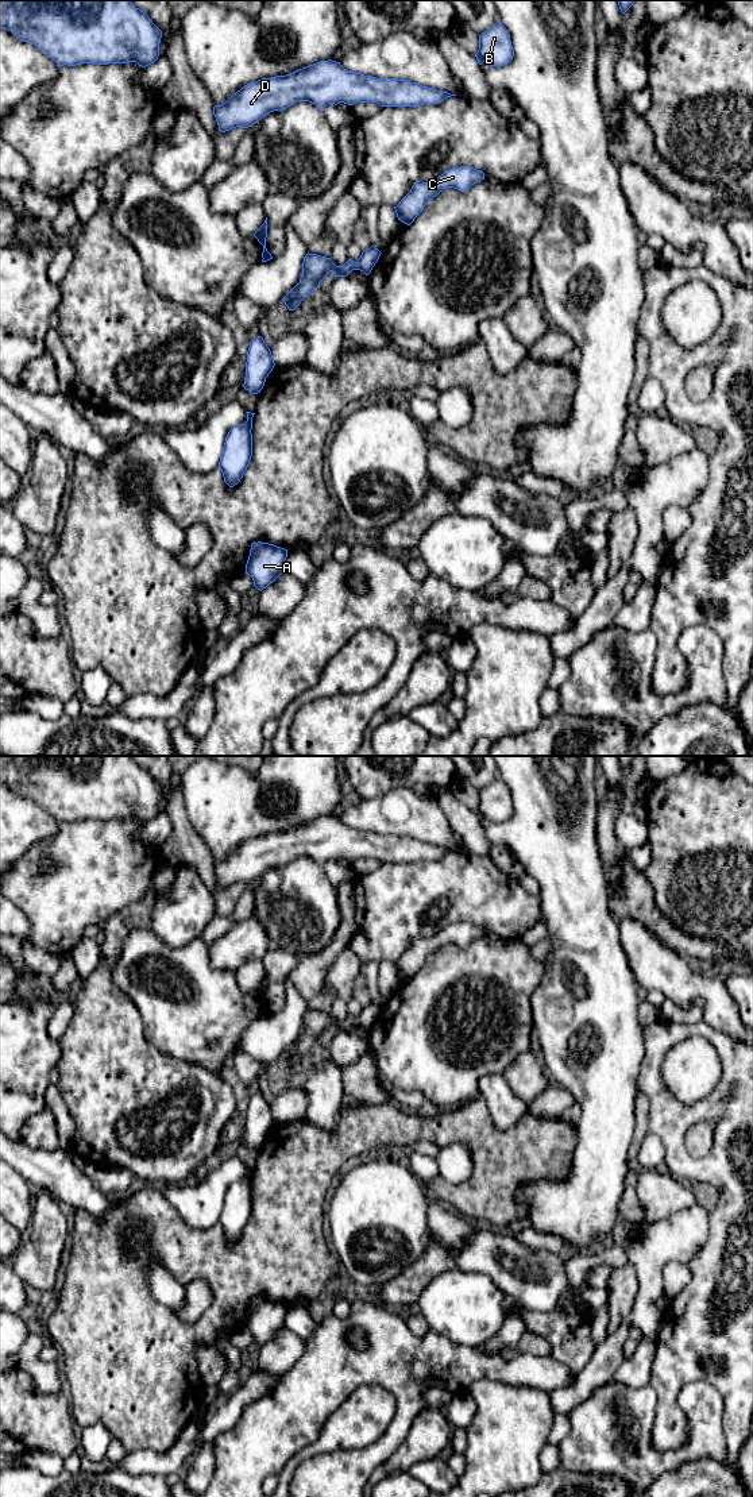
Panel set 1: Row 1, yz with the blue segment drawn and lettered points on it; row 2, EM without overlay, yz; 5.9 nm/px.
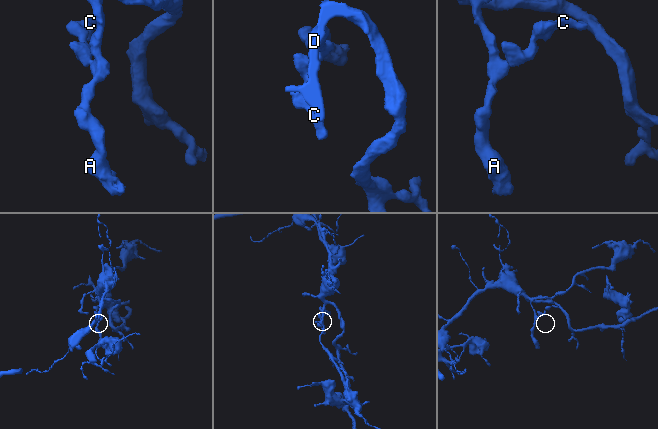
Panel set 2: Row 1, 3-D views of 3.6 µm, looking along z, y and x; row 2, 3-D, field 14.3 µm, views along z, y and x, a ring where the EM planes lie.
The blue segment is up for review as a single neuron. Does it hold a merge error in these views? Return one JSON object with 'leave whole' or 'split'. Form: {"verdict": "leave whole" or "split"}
{"verdict": "leave whole"}

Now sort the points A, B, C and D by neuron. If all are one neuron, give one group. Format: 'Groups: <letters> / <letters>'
Groups: A B C D

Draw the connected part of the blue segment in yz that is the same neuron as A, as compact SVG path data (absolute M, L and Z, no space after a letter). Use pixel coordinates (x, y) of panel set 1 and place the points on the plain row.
M262 1297L252 1299L246 1330L252 1334L254 1342L262 1347L285 1328L286 1313L287 1305L285 1304Z

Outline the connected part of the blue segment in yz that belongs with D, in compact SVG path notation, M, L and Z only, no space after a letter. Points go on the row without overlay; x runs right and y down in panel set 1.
M328 815L286 832L262 834L244 841L224 860L213 863L219 887L248 884L267 869L298 857L309 857L324 867L328 860L378 859L381 863L439 860L456 852L406 836L376 834L344 825Z

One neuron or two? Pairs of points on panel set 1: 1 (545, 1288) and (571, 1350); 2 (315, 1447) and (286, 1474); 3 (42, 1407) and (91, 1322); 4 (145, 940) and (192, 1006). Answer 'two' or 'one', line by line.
1: two
2: one
3: two
4: one

